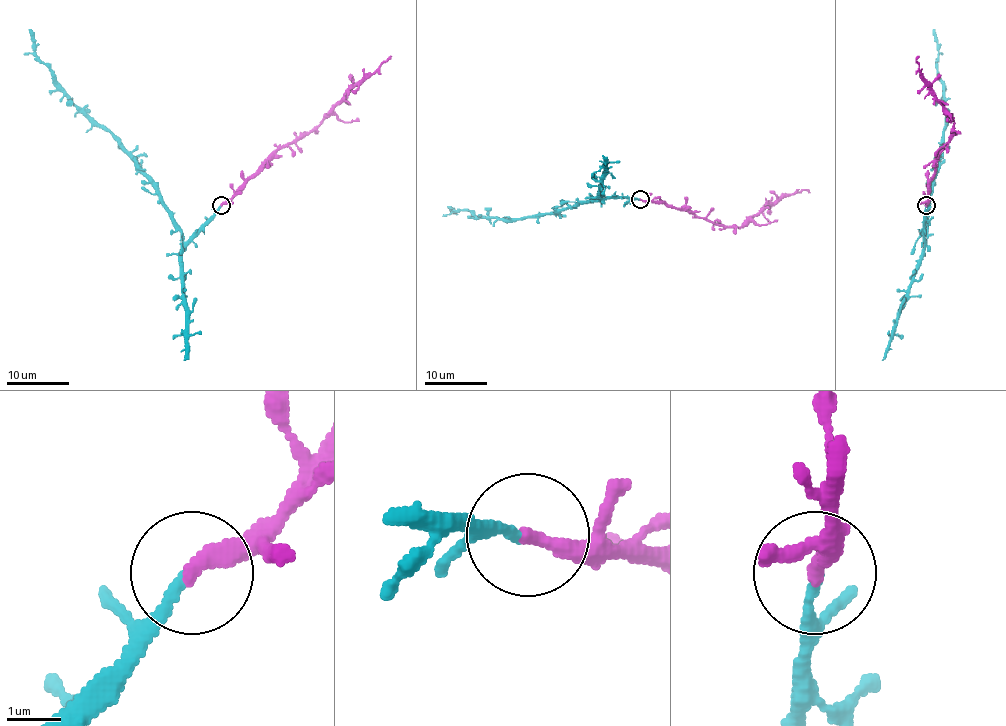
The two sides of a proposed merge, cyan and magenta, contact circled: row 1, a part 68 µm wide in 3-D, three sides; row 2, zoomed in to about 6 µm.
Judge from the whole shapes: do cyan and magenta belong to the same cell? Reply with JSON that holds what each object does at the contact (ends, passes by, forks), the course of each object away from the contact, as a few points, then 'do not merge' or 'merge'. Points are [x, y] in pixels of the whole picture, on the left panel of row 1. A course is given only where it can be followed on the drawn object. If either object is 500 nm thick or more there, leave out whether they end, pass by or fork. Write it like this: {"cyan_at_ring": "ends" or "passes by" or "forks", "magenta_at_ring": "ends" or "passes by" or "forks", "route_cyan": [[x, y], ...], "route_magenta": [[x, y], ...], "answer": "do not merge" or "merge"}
{"cyan_at_ring": "ends", "magenta_at_ring": "ends", "route_cyan": [[220, 205], [186, 241], [153, 180], [56, 80], [35, 53], [29, 30]], "route_magenta": [[222, 205], [278, 150], [301, 139], [356, 84], [361, 84], [391, 56]], "answer": "merge"}

